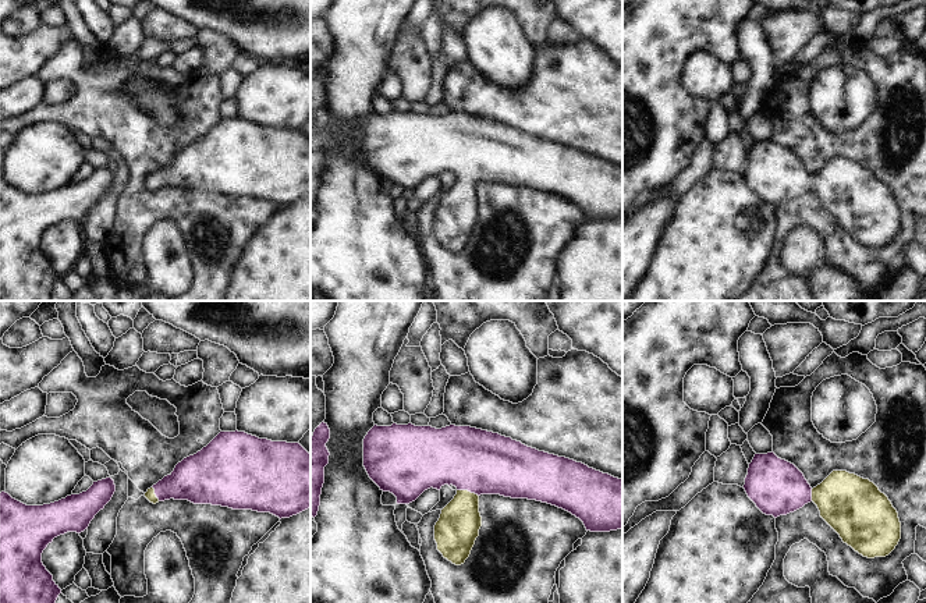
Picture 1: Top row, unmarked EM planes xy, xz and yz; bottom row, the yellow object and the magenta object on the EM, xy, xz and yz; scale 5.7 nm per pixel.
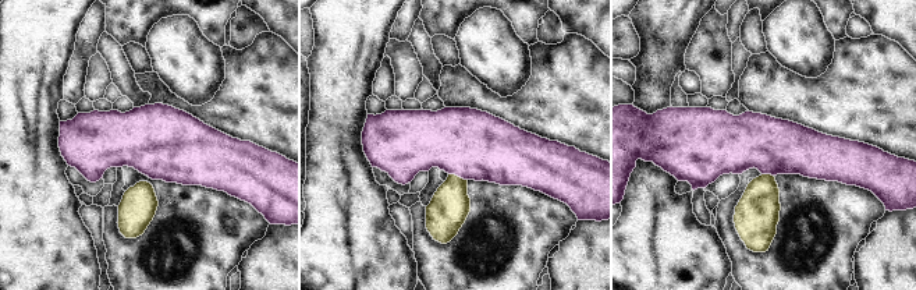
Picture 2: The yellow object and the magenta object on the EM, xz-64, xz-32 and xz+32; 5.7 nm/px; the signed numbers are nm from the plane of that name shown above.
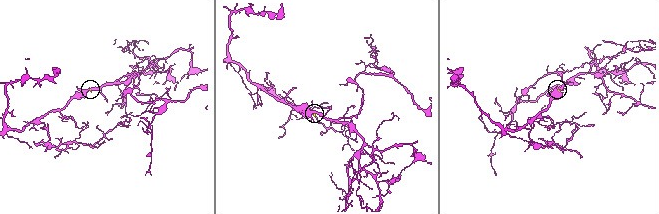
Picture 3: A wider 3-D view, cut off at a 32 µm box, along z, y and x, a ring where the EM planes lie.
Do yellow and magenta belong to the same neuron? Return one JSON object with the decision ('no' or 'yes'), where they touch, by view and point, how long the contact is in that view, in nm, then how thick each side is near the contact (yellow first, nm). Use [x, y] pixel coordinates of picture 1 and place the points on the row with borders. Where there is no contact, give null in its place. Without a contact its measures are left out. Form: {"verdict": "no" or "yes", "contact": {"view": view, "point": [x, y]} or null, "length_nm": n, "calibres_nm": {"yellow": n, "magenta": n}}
{"verdict": "yes", "contact": {"view": "xz", "point": [468, 492]}, "length_nm": 130, "calibres_nm": {"yellow": 240, "magenta": 360}}

